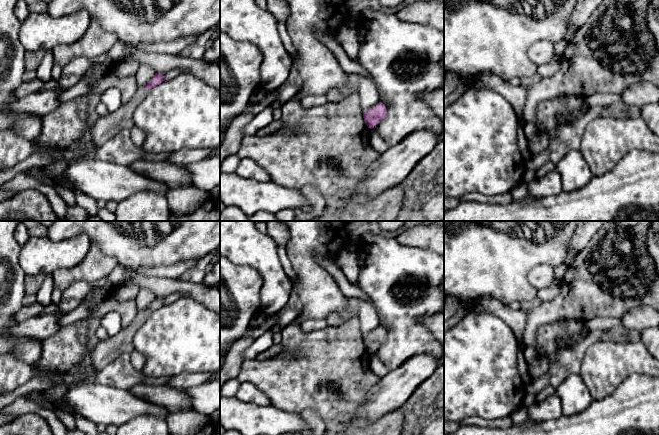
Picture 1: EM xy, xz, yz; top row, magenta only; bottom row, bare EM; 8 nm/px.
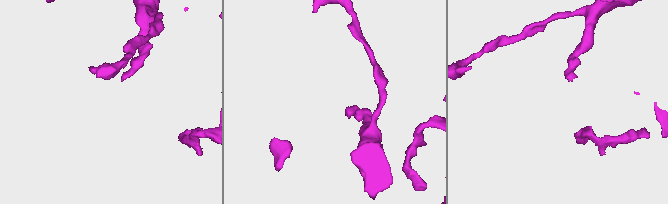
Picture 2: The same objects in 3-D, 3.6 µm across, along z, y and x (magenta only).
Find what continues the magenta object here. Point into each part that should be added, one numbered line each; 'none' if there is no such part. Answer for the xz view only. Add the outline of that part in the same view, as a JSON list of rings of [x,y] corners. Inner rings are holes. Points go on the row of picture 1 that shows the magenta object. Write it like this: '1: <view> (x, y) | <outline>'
none

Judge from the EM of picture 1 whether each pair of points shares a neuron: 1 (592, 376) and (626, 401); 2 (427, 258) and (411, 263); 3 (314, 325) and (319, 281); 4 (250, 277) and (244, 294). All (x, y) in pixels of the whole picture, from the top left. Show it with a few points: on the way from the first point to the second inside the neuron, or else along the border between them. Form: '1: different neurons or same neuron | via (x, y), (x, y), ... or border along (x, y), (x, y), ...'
1: different neurons | border along (630, 375), (610, 394), (601, 399), (593, 400)
2: same neuron | via (423, 262), (415, 263)
3: different neurons | border along (324, 319), (305, 319), (301, 322)
4: same neuron | via (246, 281), (244, 283), (244, 290)

